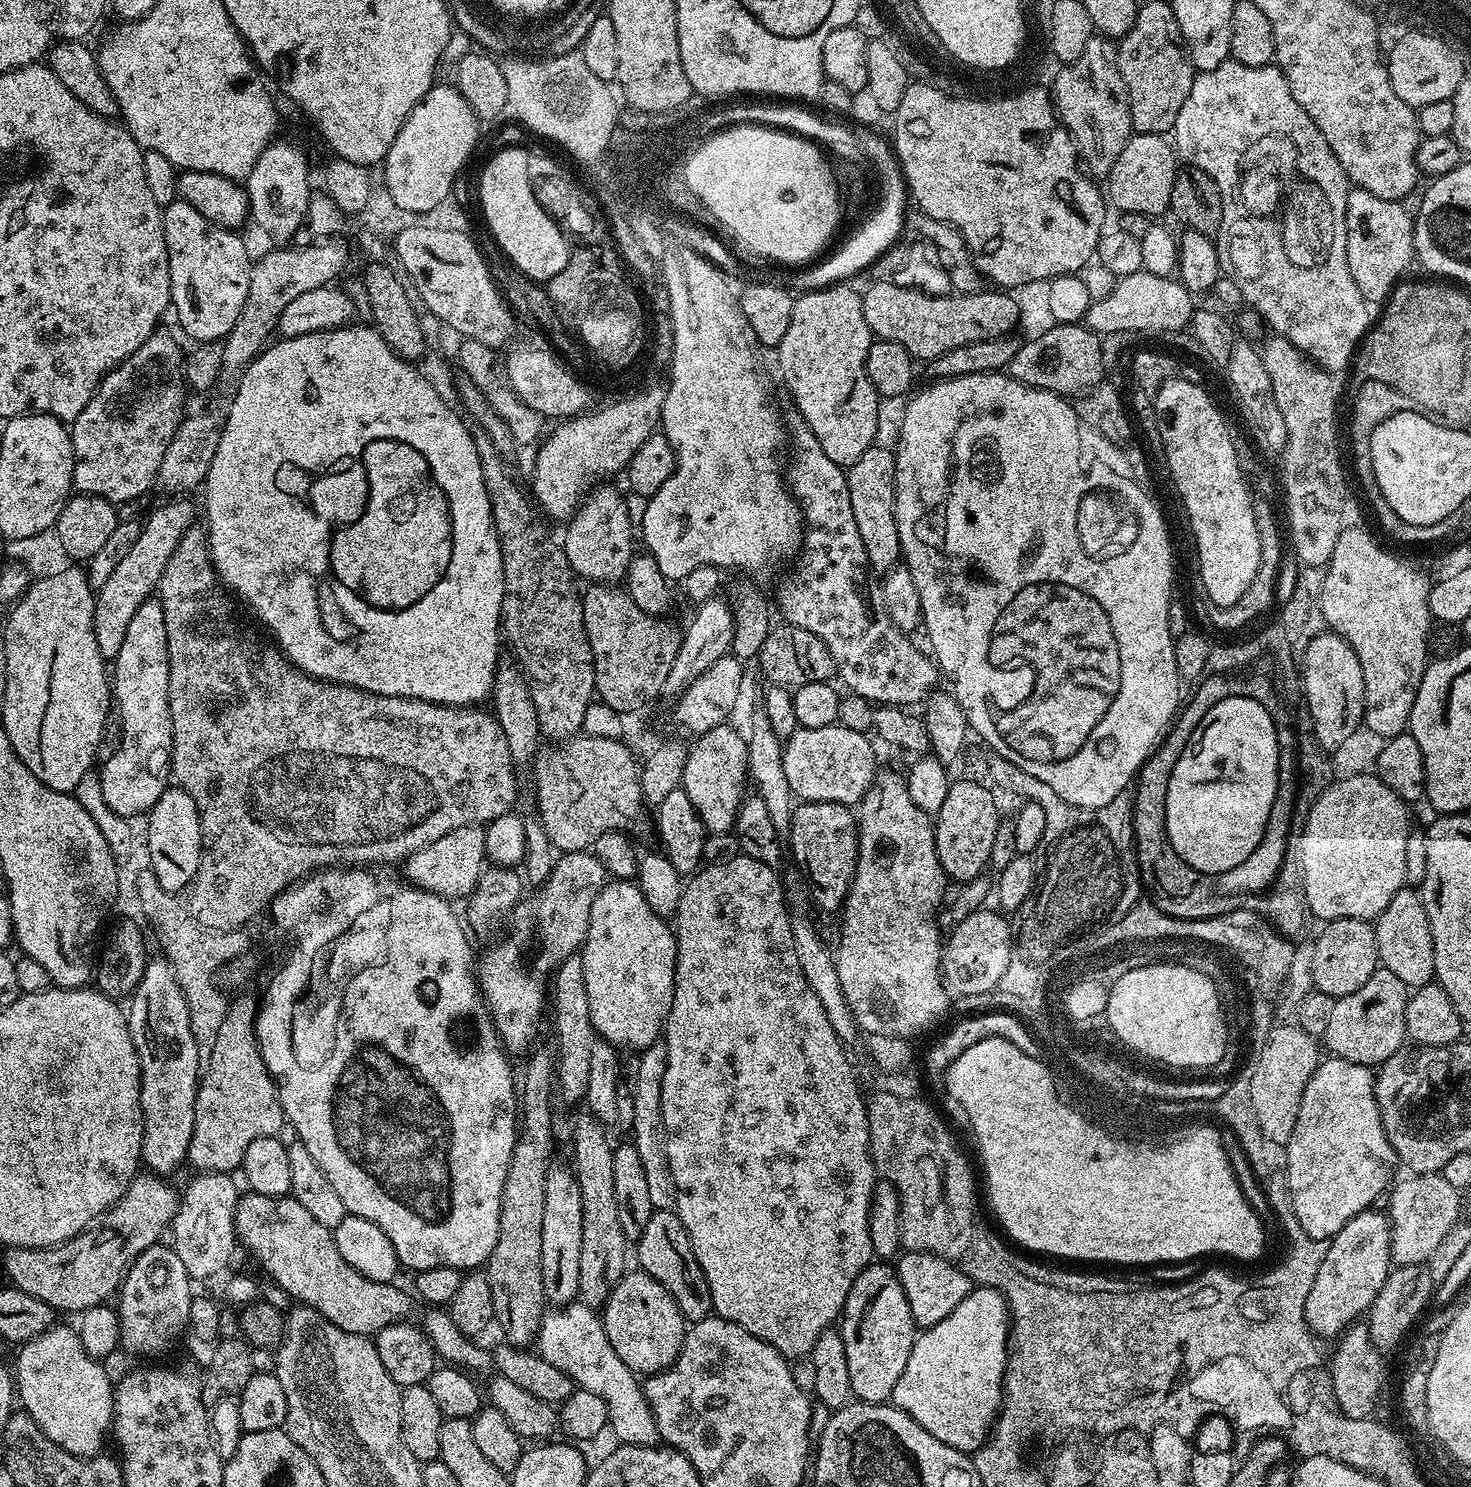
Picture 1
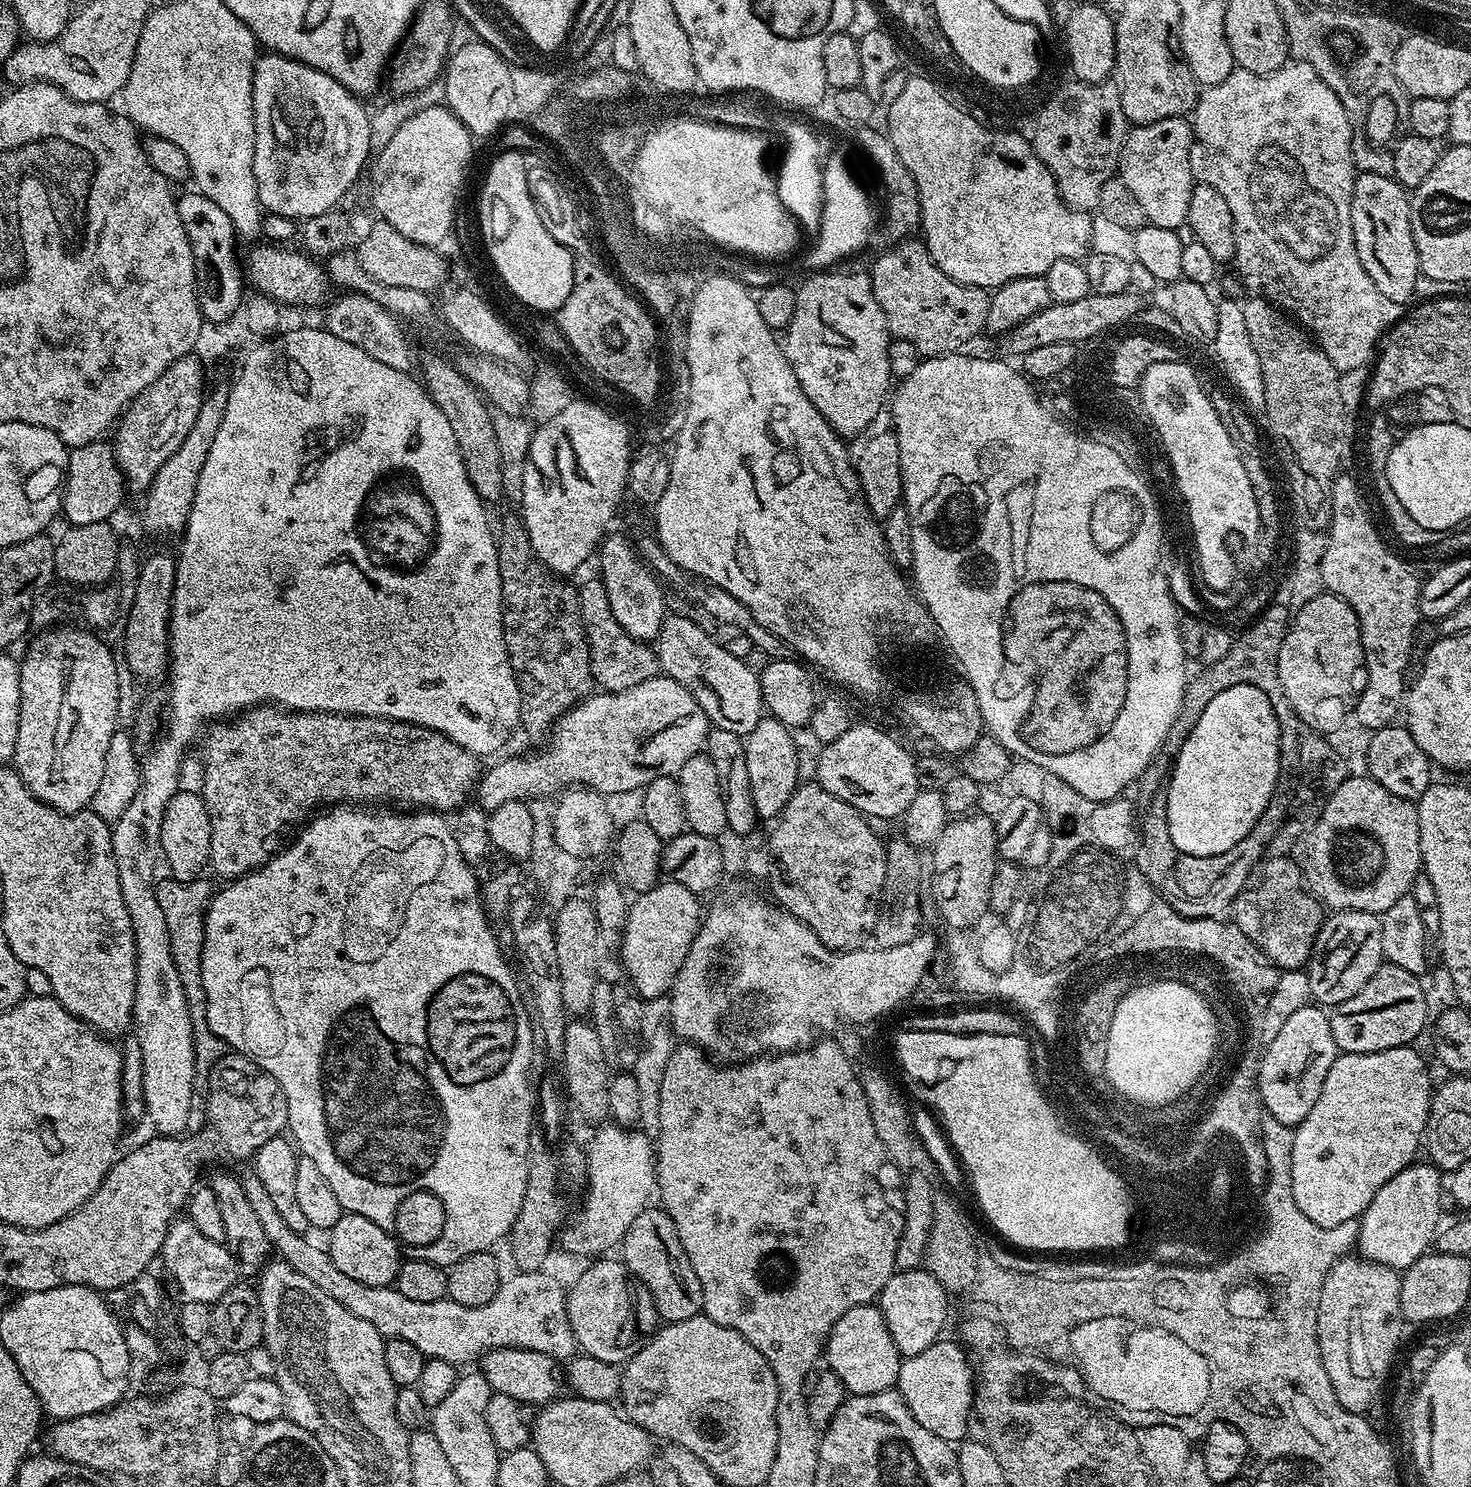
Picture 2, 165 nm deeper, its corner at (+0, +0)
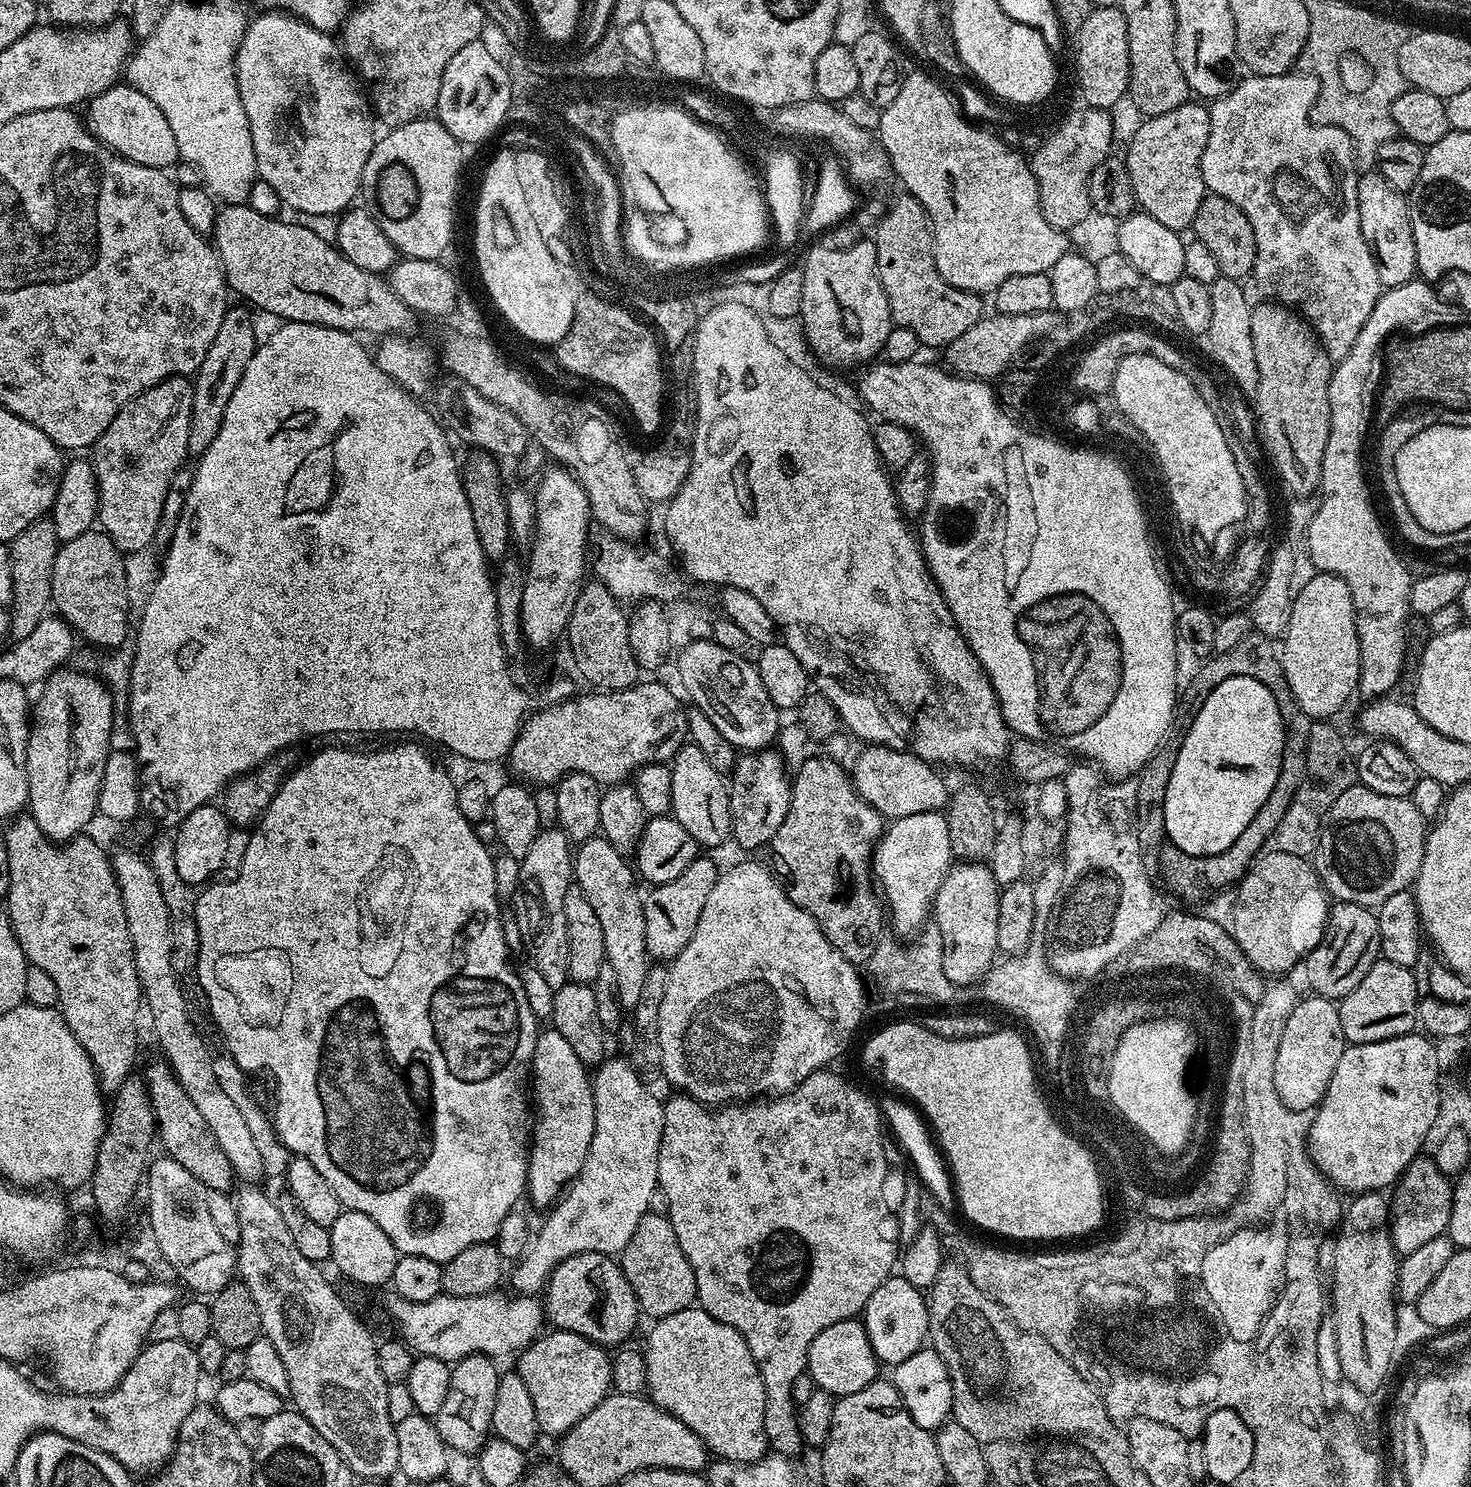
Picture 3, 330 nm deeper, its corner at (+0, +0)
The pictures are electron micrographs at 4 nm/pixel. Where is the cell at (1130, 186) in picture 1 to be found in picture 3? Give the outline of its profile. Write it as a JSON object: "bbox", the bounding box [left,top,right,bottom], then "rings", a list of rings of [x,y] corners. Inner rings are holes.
{"bbox":[1126,102,1210,233],"rings":[[[1189,102],[1166,114],[1147,117],[1128,144],[1126,163],[1136,203],[1162,226],[1183,233],[1191,229],[1206,189],[1202,178],[1202,150],[1210,138],[1210,114],[1203,103]]]}

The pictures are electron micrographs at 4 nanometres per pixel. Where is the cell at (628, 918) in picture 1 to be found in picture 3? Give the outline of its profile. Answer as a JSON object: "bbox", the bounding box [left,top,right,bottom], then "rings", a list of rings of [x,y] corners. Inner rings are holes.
{"bbox":[644,854,721,962],"rings":[[[708,854],[697,855],[695,860],[674,878],[674,882],[658,884],[647,889],[644,896],[644,917],[646,918],[646,946],[649,957],[660,962],[671,962],[682,950],[686,950],[686,942],[694,938],[694,929],[698,927],[698,917],[710,899],[710,890],[714,890],[714,882],[718,882],[721,869]]]}

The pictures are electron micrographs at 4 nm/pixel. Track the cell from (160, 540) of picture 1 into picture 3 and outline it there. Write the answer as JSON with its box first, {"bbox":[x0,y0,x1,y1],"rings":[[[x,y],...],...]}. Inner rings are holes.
{"bbox":[188,306,258,458],"rings":[[[248,306],[240,307],[244,308],[229,307],[222,318],[222,326],[218,326],[214,343],[210,345],[210,350],[206,350],[206,358],[202,358],[202,366],[195,372],[192,380],[188,451],[196,458],[203,456],[210,442],[218,438],[218,430],[222,430],[222,417],[226,415],[226,402],[230,402],[238,382],[242,382],[242,374],[246,374],[250,358],[254,358],[256,353],[258,337],[256,324],[252,321],[253,309]]]}

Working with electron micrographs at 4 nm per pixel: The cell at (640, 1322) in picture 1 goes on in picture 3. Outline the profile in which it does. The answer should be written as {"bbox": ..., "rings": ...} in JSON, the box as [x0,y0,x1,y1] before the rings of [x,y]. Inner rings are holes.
{"bbox":[542,1252,642,1346],"rings":[[[597,1252],[574,1254],[555,1268],[544,1286],[542,1307],[553,1329],[582,1334],[601,1346],[623,1345],[635,1330],[636,1319],[642,1316],[634,1290],[619,1263],[612,1256]]]}

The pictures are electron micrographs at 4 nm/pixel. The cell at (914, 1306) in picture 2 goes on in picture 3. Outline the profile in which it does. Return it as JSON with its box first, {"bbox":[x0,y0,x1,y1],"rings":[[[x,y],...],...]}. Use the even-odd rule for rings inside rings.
{"bbox":[862,1274,928,1366],"rings":[[[903,1274],[889,1276],[866,1302],[862,1313],[864,1329],[874,1346],[874,1354],[881,1365],[895,1366],[906,1362],[910,1354],[920,1351],[928,1340],[928,1301],[921,1289],[910,1286]]]}

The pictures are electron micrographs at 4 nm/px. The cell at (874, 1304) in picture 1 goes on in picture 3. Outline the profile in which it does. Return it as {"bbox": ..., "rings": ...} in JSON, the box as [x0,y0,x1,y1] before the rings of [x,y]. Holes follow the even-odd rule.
{"bbox":[806,1319,878,1398],"rings":[[[863,1319],[834,1322],[834,1326],[826,1326],[826,1330],[810,1342],[806,1372],[819,1391],[829,1392],[833,1398],[858,1394],[858,1390],[873,1384],[878,1378],[876,1368],[878,1361],[874,1346],[870,1346]]]}

